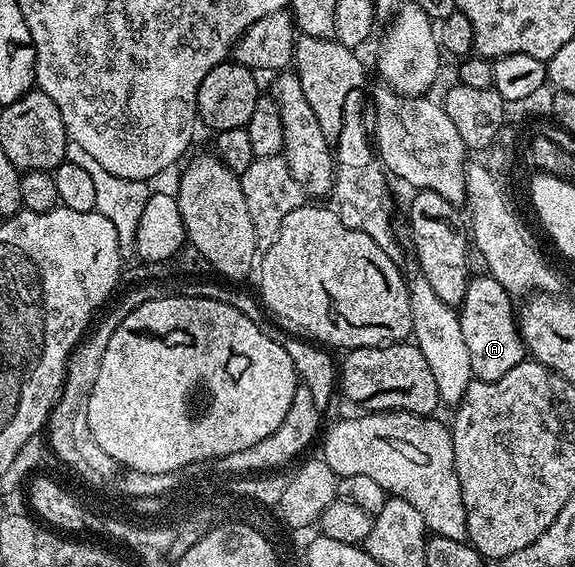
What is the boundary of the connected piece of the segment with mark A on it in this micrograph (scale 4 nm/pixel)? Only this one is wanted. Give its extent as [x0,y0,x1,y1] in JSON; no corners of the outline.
[457,273,525,381]

